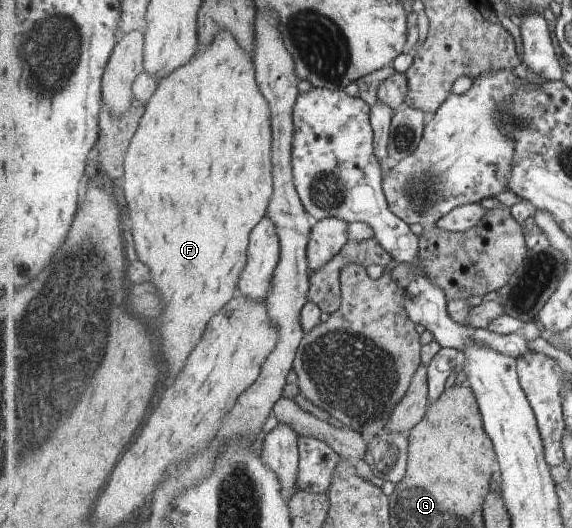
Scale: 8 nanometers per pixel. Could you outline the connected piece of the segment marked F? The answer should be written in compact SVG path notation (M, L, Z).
M222 29L213 43L200 44L191 61L177 68L171 75L159 80L157 91L153 99L149 100L145 119L141 119L141 127L138 127L137 135L133 136L133 147L129 147L129 155L125 161L125 197L129 203L129 215L133 221L133 237L135 237L135 249L139 259L149 265L153 285L161 291L165 309L161 315L161 337L165 347L165 359L169 365L171 375L179 375L185 367L185 361L200 342L208 323L219 313L237 294L241 275L249 263L250 235L255 226L268 213L269 202L272 201L274 190L274 165L273 165L273 117L272 108L268 99L260 89L256 79L256 63L254 56L241 47L233 31Z

